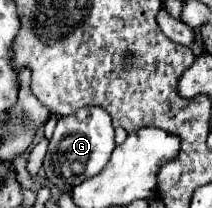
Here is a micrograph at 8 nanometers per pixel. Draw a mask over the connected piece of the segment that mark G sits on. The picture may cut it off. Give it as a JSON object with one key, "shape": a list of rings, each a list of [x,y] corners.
{"shape":[[[87,106],[69,116],[59,118],[53,138],[49,140],[43,170],[51,184],[59,186],[65,192],[71,192],[77,184],[97,176],[107,166],[113,148],[115,148],[115,130],[109,112],[105,112],[101,106]]]}

